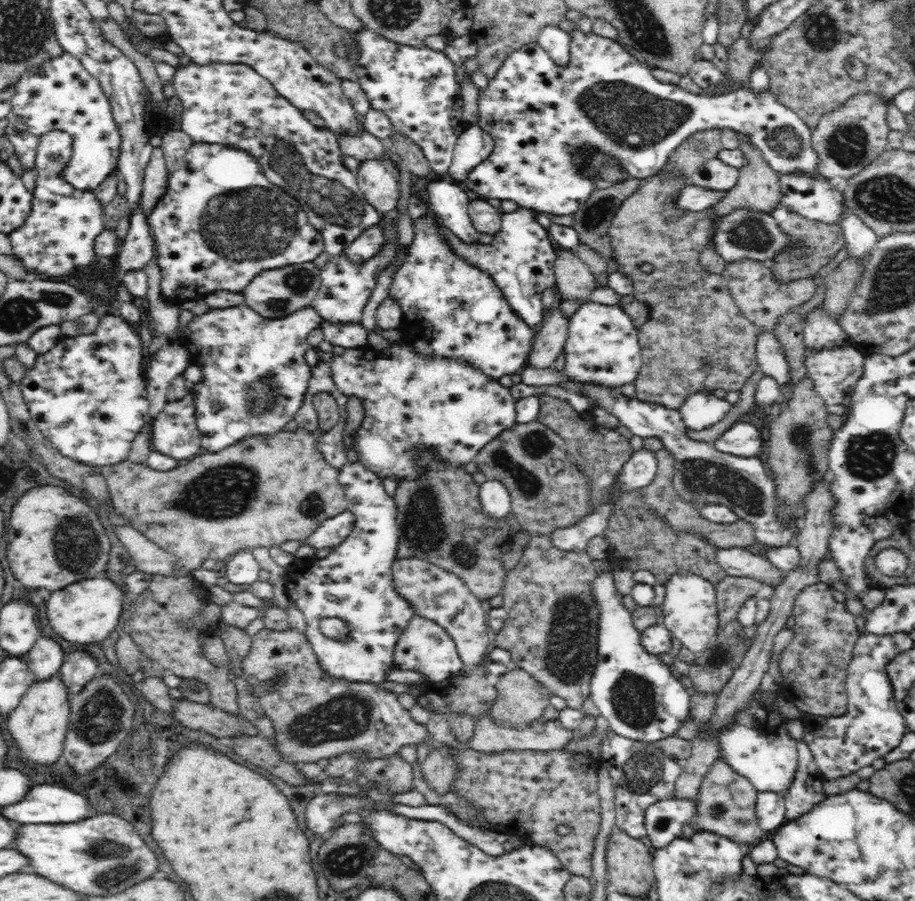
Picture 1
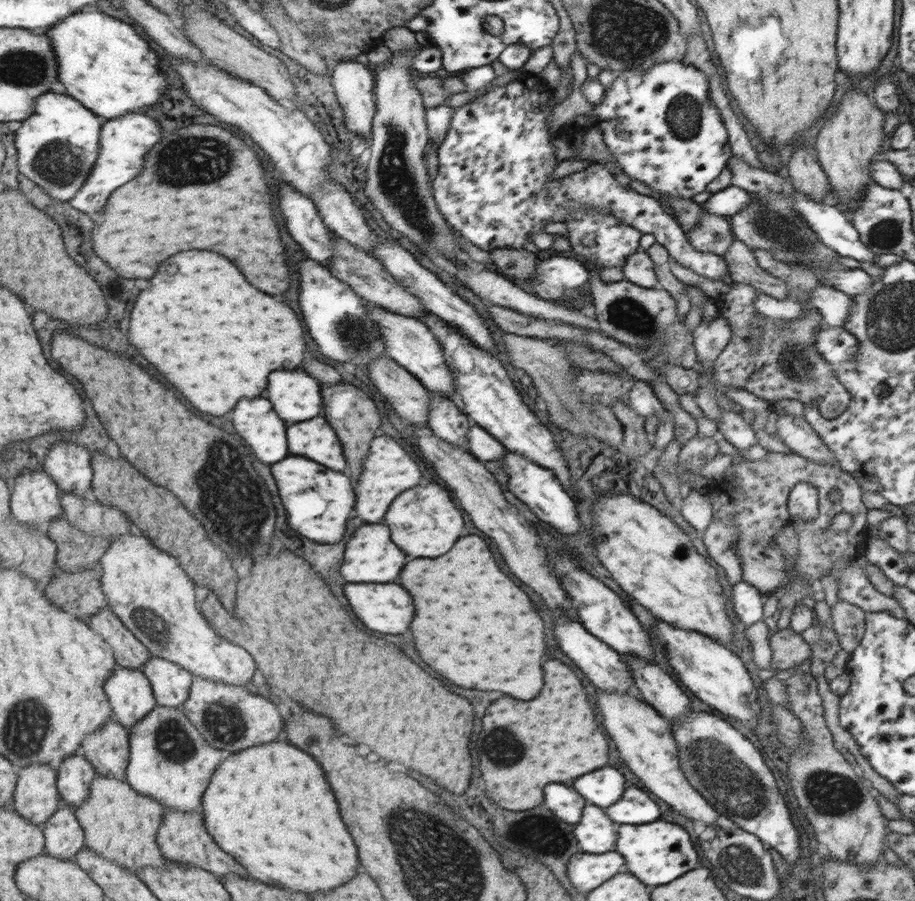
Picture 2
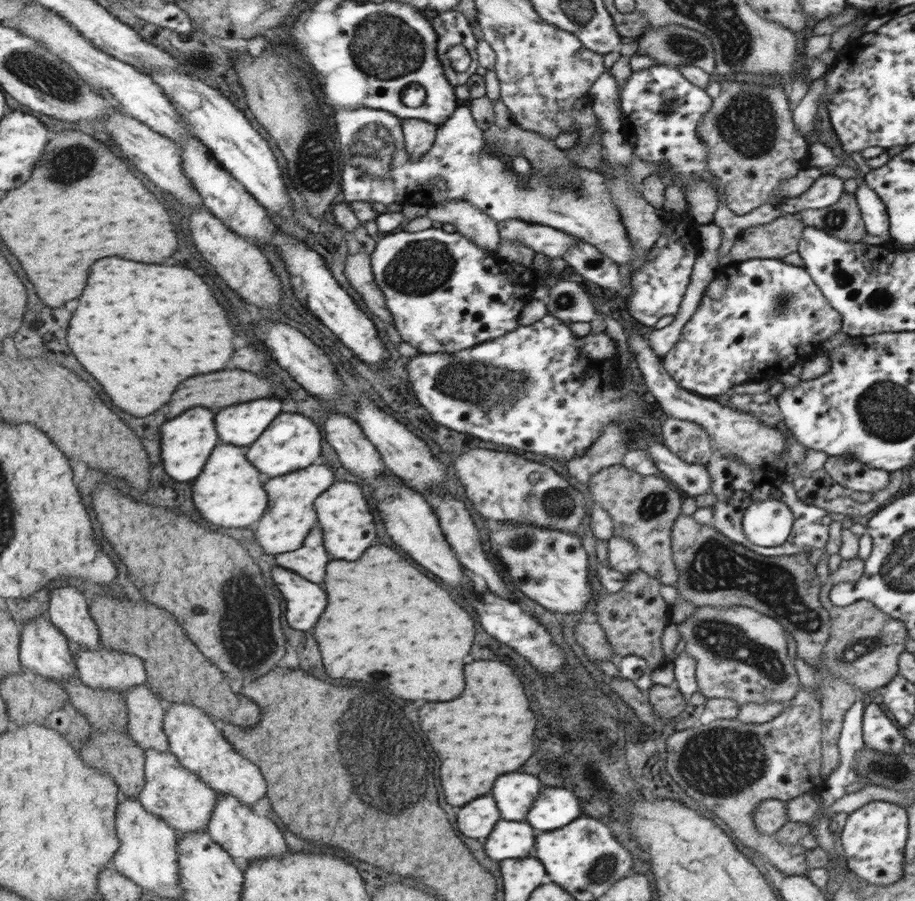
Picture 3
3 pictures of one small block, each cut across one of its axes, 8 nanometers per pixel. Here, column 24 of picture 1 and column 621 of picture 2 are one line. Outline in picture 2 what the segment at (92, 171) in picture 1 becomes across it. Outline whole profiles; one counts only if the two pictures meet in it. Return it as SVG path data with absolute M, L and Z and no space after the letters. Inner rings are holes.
M664 61L662 64L656 64L649 69L628 69L626 72L619 72L616 79L605 89L603 99L594 106L594 118L596 121L593 125L602 132L606 148L615 157L617 163L622 167L622 171L628 177L642 181L644 185L661 194L669 194L678 198L692 199L696 194L704 192L706 186L710 186L718 174L722 174L732 158L731 146L727 136L727 130L724 126L723 118L720 116L719 108L716 108L716 102L712 100L710 80L707 73L696 68L690 62L682 61Z

